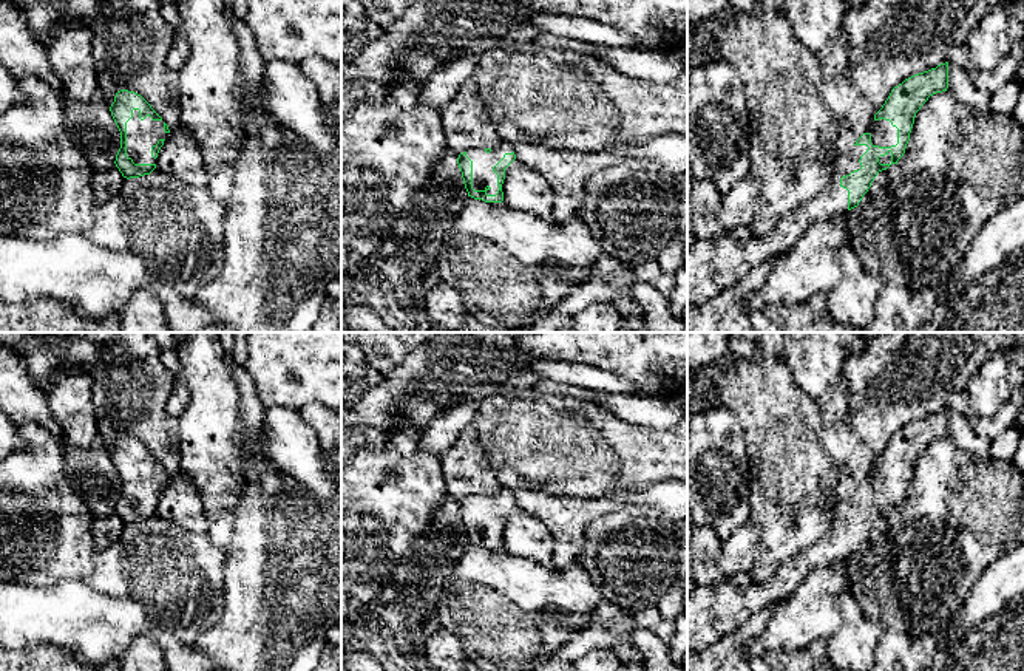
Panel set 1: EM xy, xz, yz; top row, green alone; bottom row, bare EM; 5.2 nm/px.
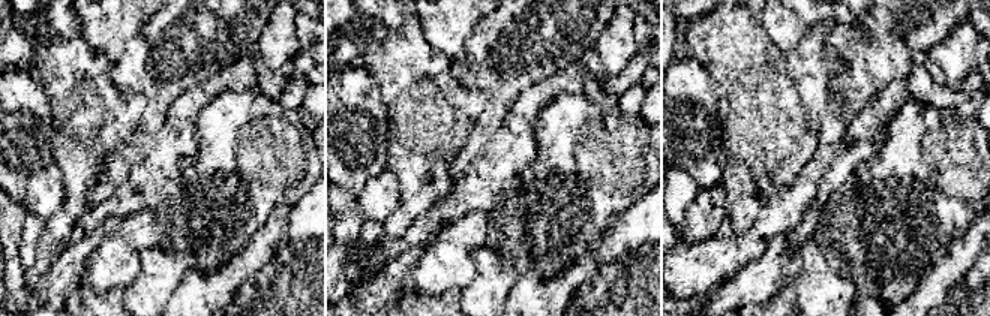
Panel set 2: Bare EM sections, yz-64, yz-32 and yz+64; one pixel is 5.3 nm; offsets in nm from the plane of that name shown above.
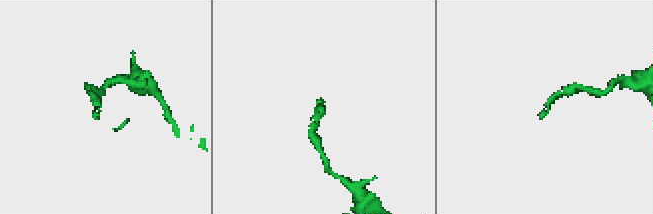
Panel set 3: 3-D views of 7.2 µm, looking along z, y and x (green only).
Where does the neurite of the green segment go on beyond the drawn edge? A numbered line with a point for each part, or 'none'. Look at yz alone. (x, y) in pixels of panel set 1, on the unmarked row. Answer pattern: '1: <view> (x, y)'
1: yz (712, 613)

